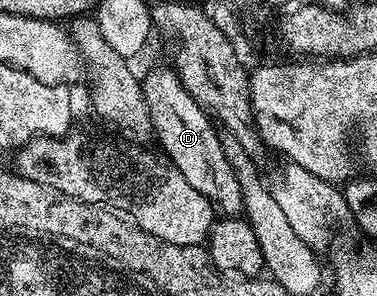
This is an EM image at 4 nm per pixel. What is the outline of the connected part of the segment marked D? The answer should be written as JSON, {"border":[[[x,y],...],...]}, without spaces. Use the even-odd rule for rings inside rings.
{"border":[[[156,68],[141,79],[142,97],[149,108],[155,139],[159,140],[172,165],[225,217],[232,218],[244,207],[236,172],[222,152],[219,129],[195,98],[185,90],[175,69]]]}

